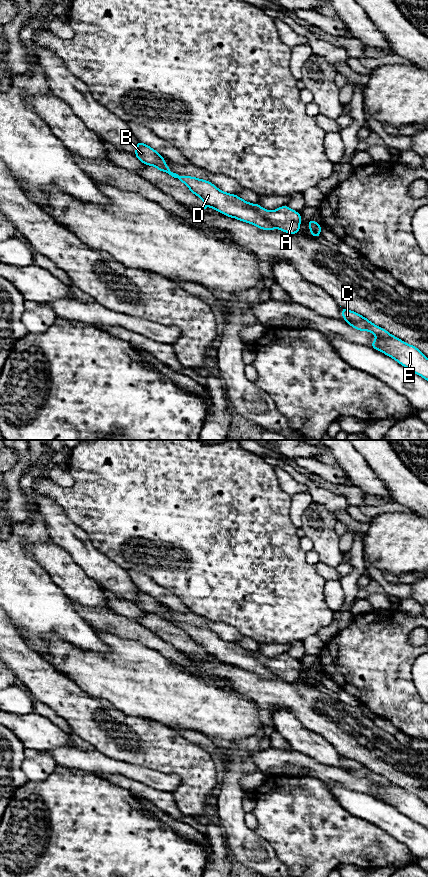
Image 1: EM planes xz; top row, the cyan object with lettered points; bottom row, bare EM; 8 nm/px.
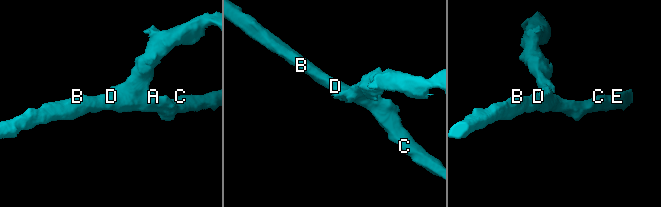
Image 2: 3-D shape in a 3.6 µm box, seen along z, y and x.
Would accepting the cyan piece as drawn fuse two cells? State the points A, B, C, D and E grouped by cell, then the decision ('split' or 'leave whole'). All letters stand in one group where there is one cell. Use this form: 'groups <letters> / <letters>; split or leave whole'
groups A / B C D E; split

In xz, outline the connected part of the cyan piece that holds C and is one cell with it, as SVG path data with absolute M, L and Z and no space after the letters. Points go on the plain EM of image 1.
M341 755L342 766L346 769L347 772L359 779L369 779L372 782L377 784L376 788L373 788L371 795L375 798L378 798L387 804L393 806L399 812L412 819L413 821L423 825L428 829L428 806L415 794L403 790L401 787L393 784L385 777L373 772L367 766L362 763Z

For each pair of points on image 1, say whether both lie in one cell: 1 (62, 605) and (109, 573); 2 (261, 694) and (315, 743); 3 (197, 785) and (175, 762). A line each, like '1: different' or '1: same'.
1: different
2: different
3: same

